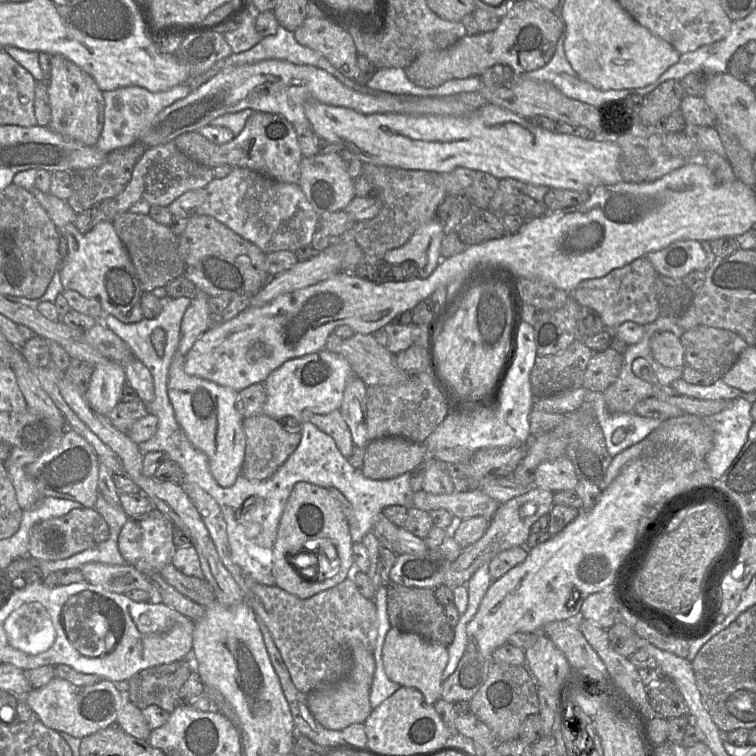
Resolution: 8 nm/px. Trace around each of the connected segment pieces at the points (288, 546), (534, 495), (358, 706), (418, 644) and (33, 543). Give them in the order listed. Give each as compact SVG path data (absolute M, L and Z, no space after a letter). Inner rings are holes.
M308 482L296 483L282 513L273 546L272 574L275 585L300 599L328 590L352 574L352 548L349 522L329 489ZM295 555L302 557L299 562L296 560L300 571L312 576L303 575L291 563L290 557ZM317 559L317 569L304 568L310 563L316 564Z
M539 487L531 488L527 493L519 495L502 504L490 520L485 534L474 544L462 549L461 554L446 573L445 583L450 588L466 585L474 573L498 553L515 546L526 544L532 525L553 507L554 492Z
M355 646L348 677L334 687L307 694L308 707L316 721L326 729L339 731L354 723L364 723L372 710L369 695L374 671L374 652L368 651L363 646Z
M391 627L384 639L382 663L387 677L401 687L417 689L428 704L434 704L441 697L442 674L448 661L447 647L417 634L403 633Z
M94 508L73 509L66 515L54 517L33 526L30 532L29 553L36 560L61 560L95 548L110 537L109 527Z

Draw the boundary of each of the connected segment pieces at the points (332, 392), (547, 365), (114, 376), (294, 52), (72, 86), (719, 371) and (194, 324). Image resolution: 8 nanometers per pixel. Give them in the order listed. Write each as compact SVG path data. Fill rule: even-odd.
M327 349L287 360L263 382L266 390L263 414L274 419L292 416L300 423L308 421L315 414L328 414L339 409L352 376L354 372L349 362Z
M575 339L563 352L539 356L530 372L534 399L560 394L581 387L587 365L594 352Z
M109 360L94 367L84 397L94 411L108 415L121 401L121 392L125 384L124 364Z
M279 26L277 32L274 35L262 38L261 41L259 41L258 44L256 44L251 49L237 54L232 53L230 56L216 62L205 73L199 76L196 76L193 79L189 77L189 79L184 84L187 84L192 90L194 88L199 87L201 84L205 83L206 81L210 80L218 73L225 71L226 69L231 69L237 66L254 64L260 61L271 60L271 59L284 60L284 61L293 63L295 65L311 65L311 66L320 68L322 70L325 70L326 72L334 76L338 81L340 81L342 84L344 84L347 87L361 88L361 85L359 85L355 80L347 78L339 70L337 70L334 66L332 66L331 63L323 55L321 55L320 53L316 52L311 48L308 48L299 44L295 39L294 32L287 30L282 26Z
M51 57L51 76L47 83L51 105L49 127L61 135L88 146L96 146L104 124L105 102L95 80L66 57Z
M705 325L685 331L680 337L686 365L718 379L732 368L747 342L736 333Z
M203 292L191 299L181 322L178 352L185 356L188 354L199 337L209 329L209 297Z

